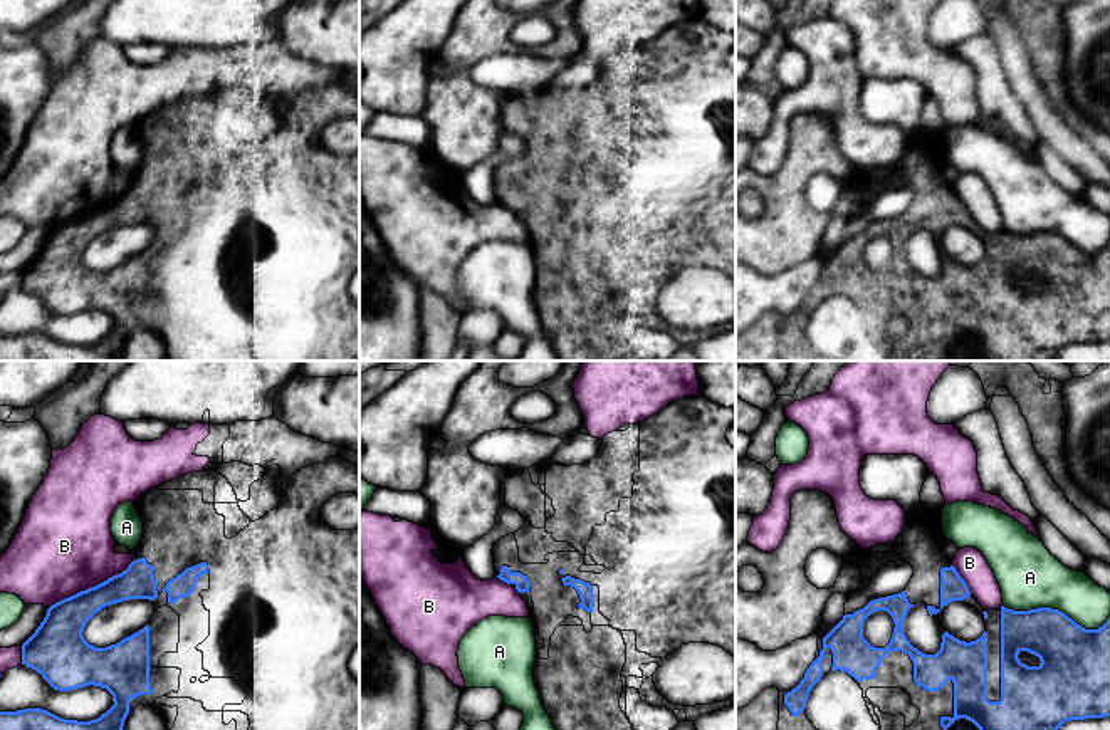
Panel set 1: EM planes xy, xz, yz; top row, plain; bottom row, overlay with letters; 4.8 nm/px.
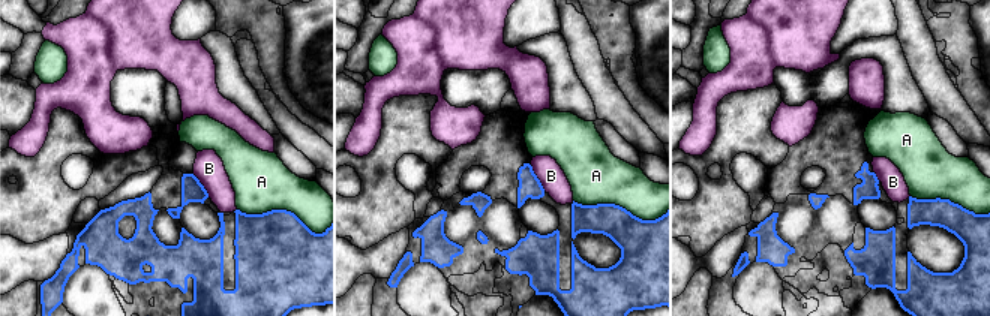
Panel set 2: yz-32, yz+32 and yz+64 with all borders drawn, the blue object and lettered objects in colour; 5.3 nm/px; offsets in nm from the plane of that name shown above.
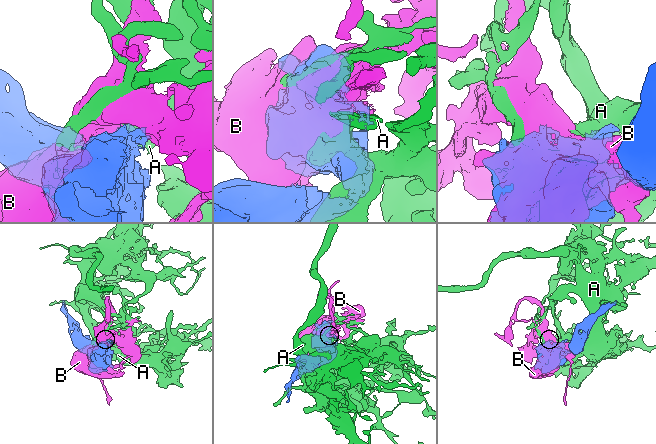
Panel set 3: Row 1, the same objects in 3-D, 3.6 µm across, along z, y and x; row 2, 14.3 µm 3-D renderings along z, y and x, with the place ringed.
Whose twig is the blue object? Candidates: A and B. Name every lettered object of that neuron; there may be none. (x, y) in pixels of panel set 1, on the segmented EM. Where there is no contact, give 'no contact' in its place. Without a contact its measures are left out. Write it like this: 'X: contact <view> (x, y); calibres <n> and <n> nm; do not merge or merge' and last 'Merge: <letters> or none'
A: contact yz (1057, 610); calibres 300 and 300 nm; do not merge
B: contact xy (91, 588); calibres 200 and 460 nm; do not merge
Merge: none

